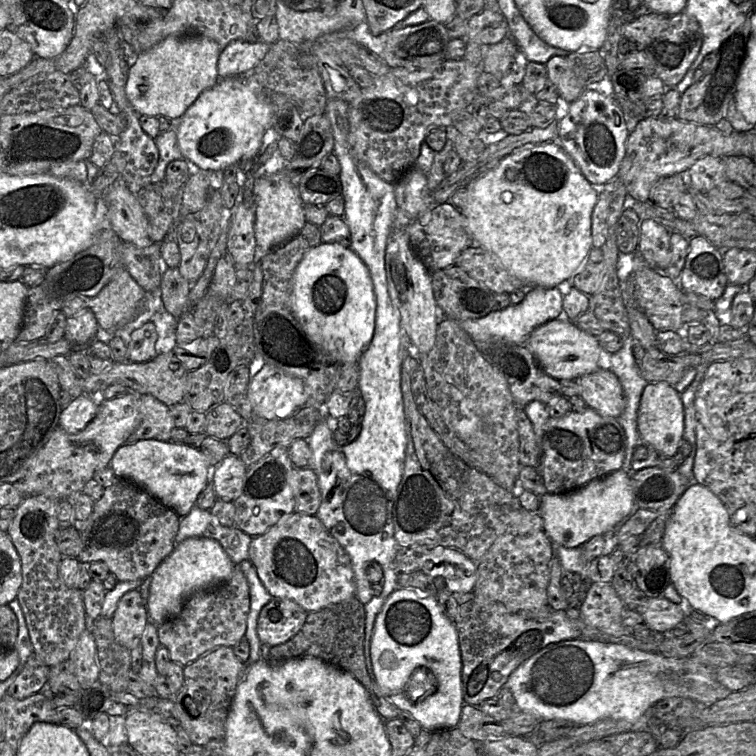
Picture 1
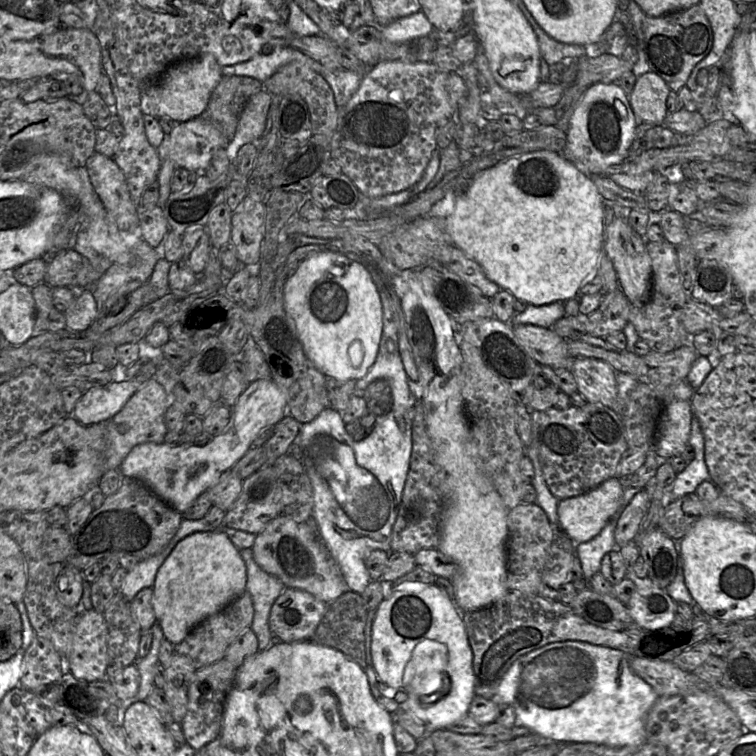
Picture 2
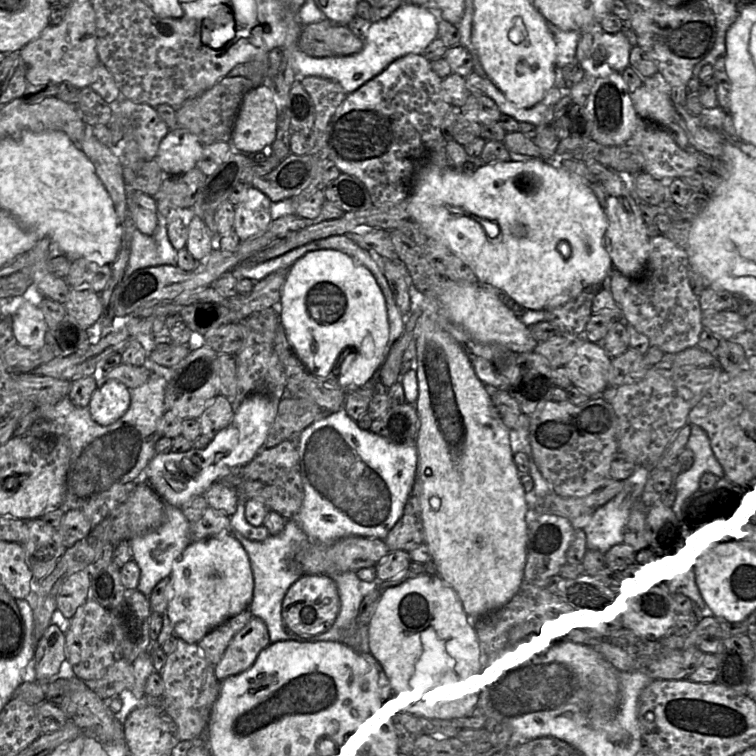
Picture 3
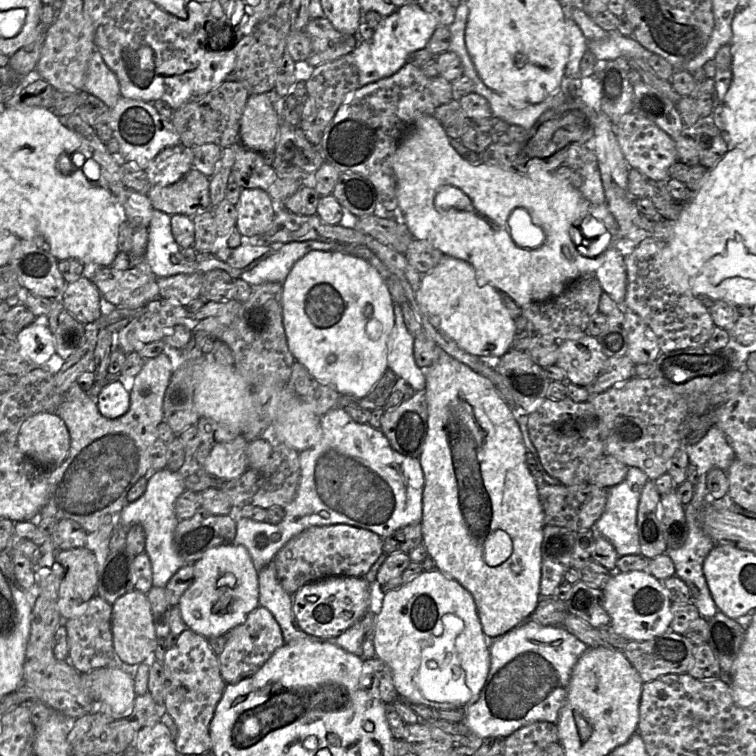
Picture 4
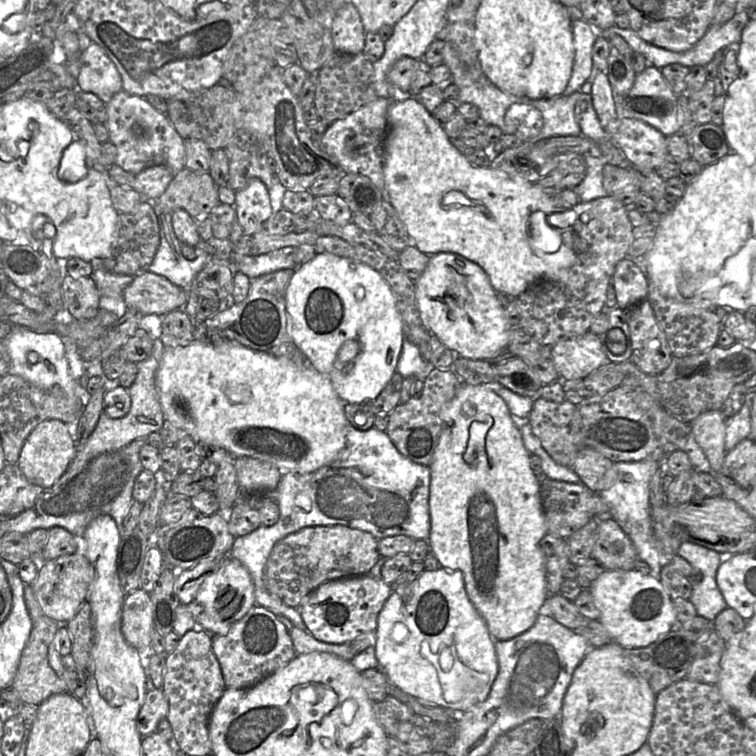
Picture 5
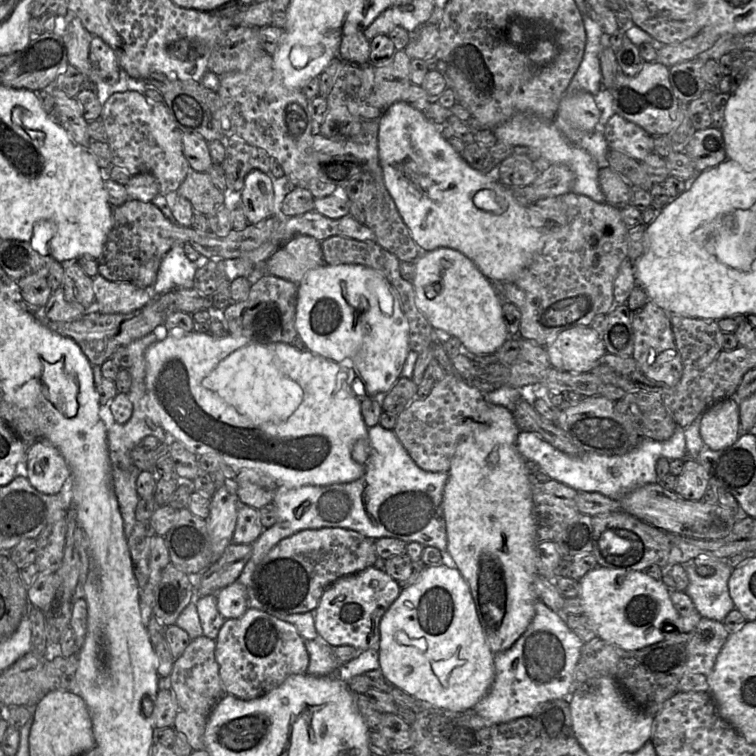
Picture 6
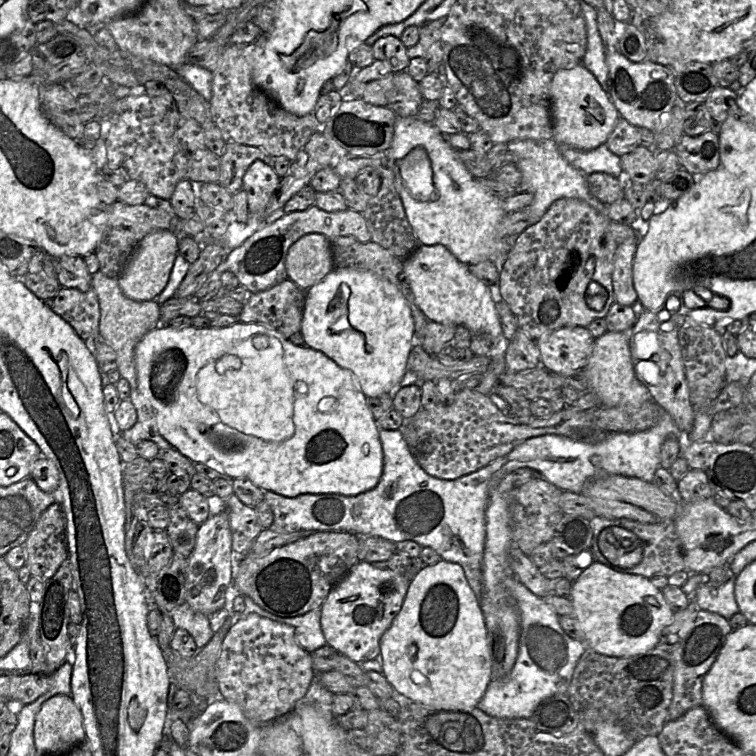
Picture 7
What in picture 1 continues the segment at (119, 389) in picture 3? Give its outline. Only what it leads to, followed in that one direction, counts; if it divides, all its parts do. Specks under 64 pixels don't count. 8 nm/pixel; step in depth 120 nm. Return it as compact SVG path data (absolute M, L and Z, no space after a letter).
M82 394L74 398L62 409L59 426L69 433L83 430L95 417L100 399L93 395Z

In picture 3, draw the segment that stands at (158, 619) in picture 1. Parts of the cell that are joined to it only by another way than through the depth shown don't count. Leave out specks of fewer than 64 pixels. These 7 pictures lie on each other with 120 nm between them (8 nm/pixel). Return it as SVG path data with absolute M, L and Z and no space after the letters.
M230 533L190 543L169 578L171 595L166 614L174 634L189 644L197 644L211 630L249 609L252 601L254 580L249 557Z

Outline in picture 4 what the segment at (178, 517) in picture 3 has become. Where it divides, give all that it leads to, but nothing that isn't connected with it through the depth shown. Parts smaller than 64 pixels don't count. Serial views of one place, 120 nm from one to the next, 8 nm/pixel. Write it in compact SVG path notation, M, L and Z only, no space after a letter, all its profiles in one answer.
M167 468L152 471L148 475L148 483L144 494L137 500L127 503L115 517L115 525L131 527L139 524L145 532L144 552L148 555L153 573L153 587L165 588L171 577L185 565L173 547L173 534L179 519L175 513L176 499L186 490L184 477L179 472Z

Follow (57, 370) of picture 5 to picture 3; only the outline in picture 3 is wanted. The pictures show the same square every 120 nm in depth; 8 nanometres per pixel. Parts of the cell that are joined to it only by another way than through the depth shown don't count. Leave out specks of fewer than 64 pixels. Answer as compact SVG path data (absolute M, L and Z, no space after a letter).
M26 300L12 316L13 333L17 343L30 349L40 350L45 345L45 335L48 326L41 310L37 306L38 300Z

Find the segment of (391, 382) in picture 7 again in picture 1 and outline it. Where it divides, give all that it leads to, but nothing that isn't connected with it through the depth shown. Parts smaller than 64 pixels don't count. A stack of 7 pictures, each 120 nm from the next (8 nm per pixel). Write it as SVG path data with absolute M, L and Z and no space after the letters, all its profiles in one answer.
M321 242L305 254L293 278L292 308L306 335L339 364L358 363L373 338L377 302L370 271L353 250L341 244Z

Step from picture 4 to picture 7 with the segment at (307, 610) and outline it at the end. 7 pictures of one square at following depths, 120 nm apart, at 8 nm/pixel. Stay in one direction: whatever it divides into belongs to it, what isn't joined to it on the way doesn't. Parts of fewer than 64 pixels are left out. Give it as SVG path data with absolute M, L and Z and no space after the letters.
M368 562L357 563L331 590L321 606L321 629L326 643L338 653L359 664L380 656L380 641L403 605L409 582L402 574L390 569L379 569Z

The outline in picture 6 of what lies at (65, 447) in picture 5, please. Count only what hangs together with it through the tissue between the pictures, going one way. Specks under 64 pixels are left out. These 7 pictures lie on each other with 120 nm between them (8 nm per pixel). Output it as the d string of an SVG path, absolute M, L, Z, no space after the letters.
M45 439L35 442L26 453L27 478L44 494L58 493L69 476L69 468L58 449Z

